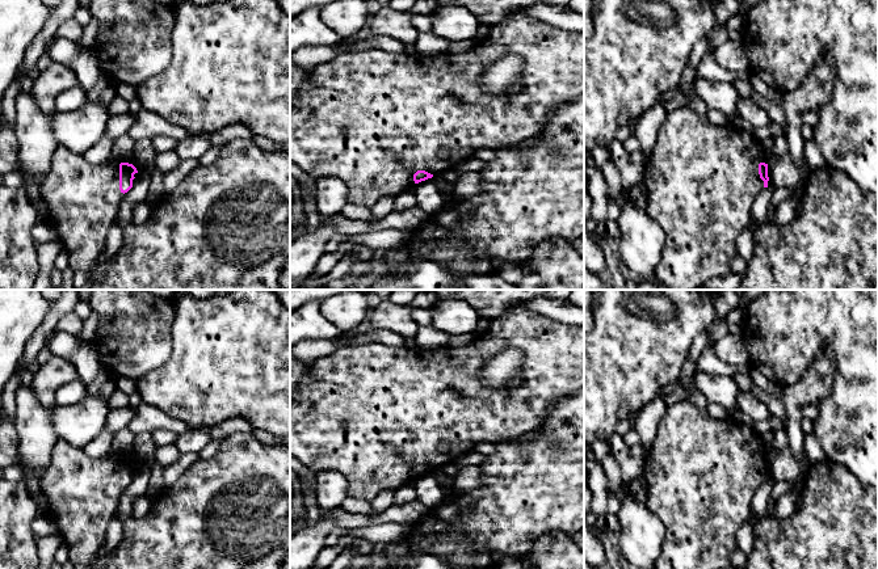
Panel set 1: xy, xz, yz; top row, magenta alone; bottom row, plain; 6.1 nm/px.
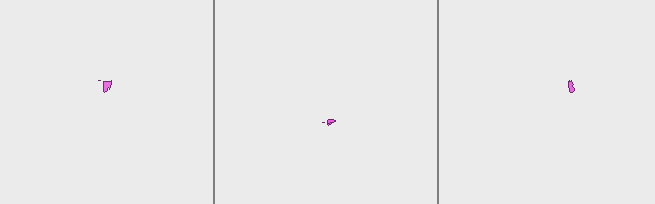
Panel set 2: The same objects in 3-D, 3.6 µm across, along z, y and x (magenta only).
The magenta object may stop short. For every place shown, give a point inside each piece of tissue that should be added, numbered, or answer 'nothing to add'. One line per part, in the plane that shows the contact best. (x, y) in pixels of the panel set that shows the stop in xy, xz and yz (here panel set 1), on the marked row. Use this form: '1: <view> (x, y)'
1: xy (82, 199)

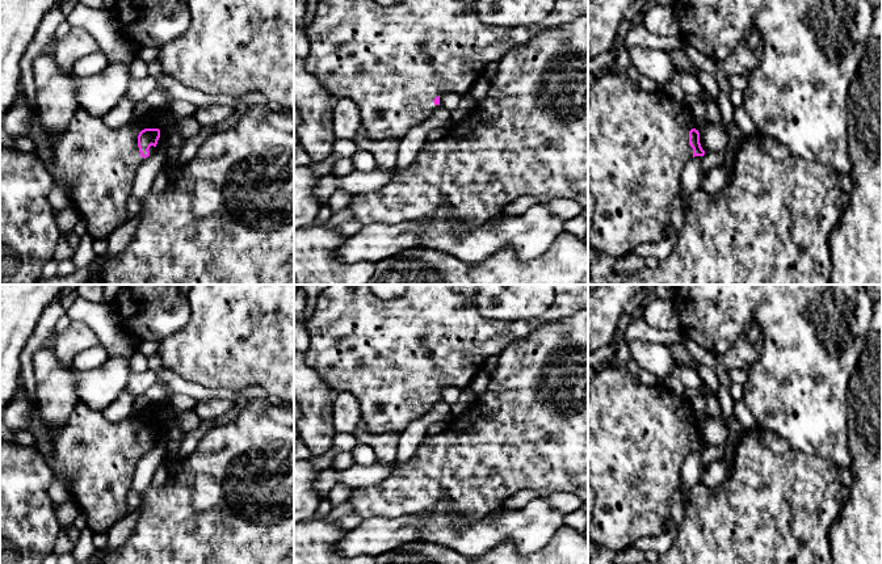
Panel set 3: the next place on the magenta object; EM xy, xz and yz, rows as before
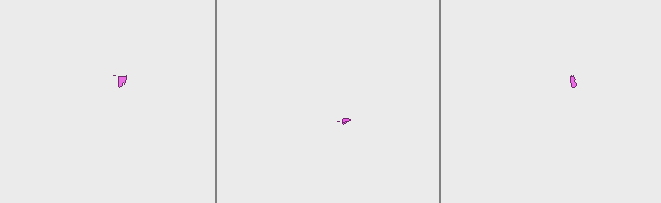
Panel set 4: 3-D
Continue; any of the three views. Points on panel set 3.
1: xy (95, 164)

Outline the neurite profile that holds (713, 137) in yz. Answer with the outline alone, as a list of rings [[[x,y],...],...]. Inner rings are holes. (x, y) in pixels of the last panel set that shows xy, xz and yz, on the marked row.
[[[752,30],[744,42],[728,56],[715,60],[715,79],[719,88],[717,98],[721,110],[719,123],[706,123],[698,129],[700,143],[705,152],[722,152],[728,150],[730,132],[728,123],[732,122],[735,108],[730,100],[732,91],[731,77],[735,75],[746,76],[760,63],[763,41],[757,30]]]

